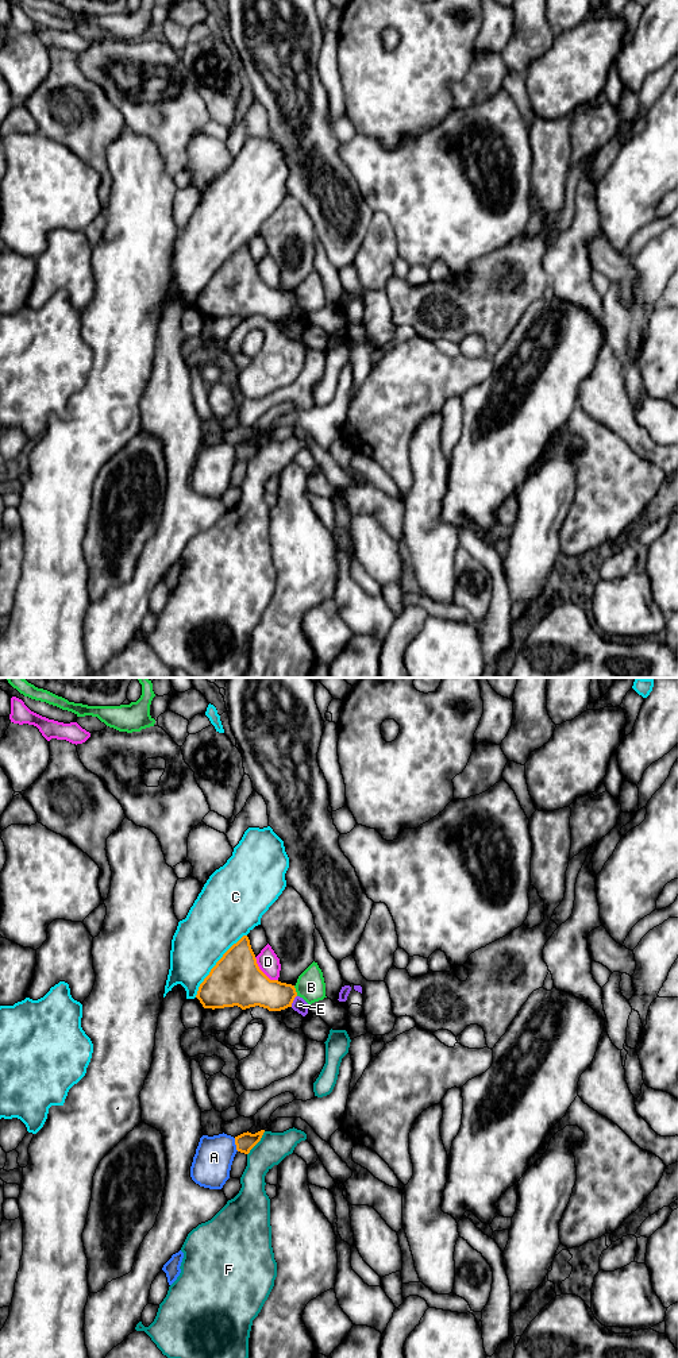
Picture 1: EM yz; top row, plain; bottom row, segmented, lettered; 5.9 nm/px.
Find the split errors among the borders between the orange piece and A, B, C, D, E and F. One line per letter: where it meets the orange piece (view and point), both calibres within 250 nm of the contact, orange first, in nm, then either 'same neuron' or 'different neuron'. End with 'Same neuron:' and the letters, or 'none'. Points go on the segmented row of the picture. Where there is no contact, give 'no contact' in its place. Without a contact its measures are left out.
A: yz (235, 1144) | 110/220 nm | different neuron
B: yz (295, 991) | 220/170 nm | different neuron
C: yz (216, 964) | 300/340 nm | different neuron
D: yz (262, 972) | 300/130 nm | different neuron
E: yz (293, 999) | 220/90 nm | different neuron
F: yz (257, 1142) | 110/180 nm | different neuron
Same neuron: none

